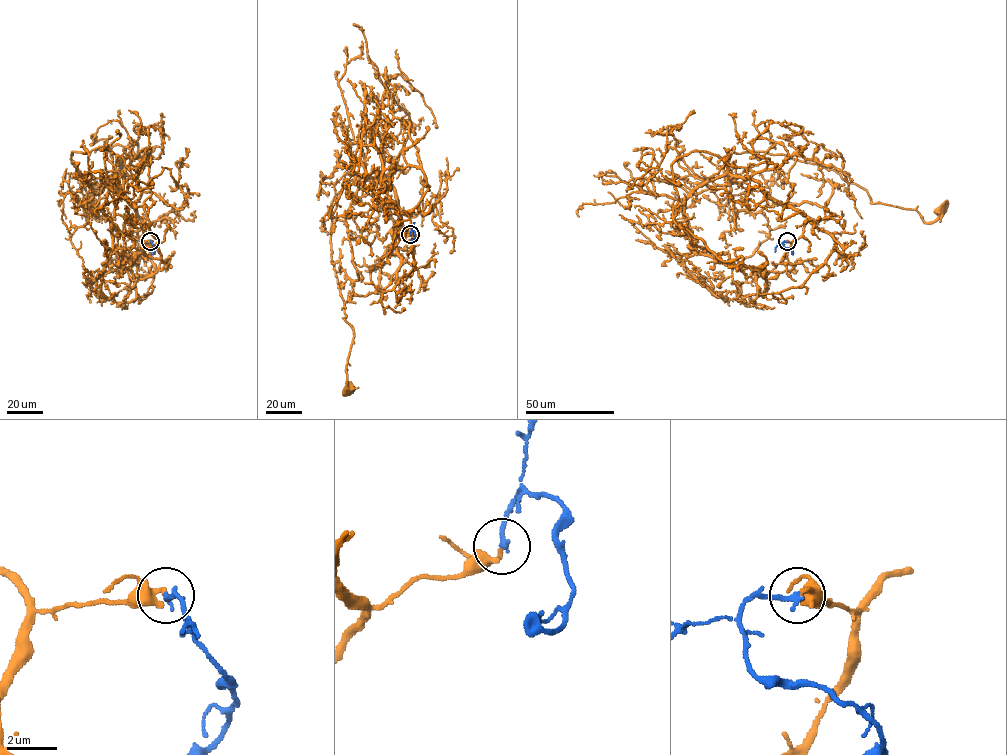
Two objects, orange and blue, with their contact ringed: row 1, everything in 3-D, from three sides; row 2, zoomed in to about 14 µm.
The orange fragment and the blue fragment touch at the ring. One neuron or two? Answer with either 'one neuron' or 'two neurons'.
one neuron

